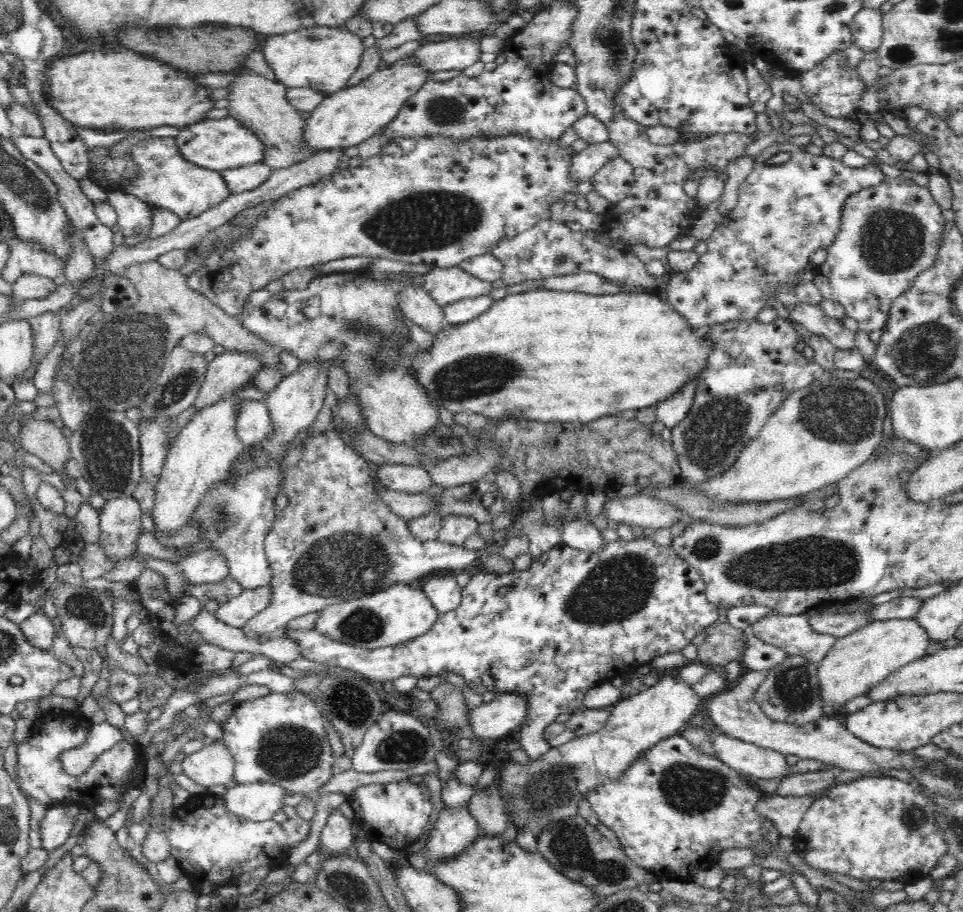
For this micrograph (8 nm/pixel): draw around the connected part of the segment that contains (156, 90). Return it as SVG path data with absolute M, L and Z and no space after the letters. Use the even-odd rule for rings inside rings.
M124 50L124 52L84 52L68 56L64 60L54 60L44 72L46 99L62 118L77 128L96 131L120 131L172 126L182 129L206 120L206 113L214 108L214 100L202 84L196 84L190 74L179 71L164 61L144 58L144 55Z

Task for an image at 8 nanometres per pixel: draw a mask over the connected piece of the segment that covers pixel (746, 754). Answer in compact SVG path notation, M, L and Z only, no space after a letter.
M709 718L704 719L702 727L710 736L717 758L726 766L756 778L786 778L789 765L784 754L724 735Z

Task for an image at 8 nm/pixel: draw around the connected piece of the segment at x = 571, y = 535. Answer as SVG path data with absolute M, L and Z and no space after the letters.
M572 518L562 525L563 544L581 551L594 552L604 548L606 541L601 536L601 531L586 518Z

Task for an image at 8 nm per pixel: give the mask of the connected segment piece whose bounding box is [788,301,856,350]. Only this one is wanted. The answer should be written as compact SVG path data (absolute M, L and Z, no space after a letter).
M798 301L789 310L789 318L802 332L820 335L828 339L837 349L856 347L855 332L844 327L838 318L828 316L819 305Z

